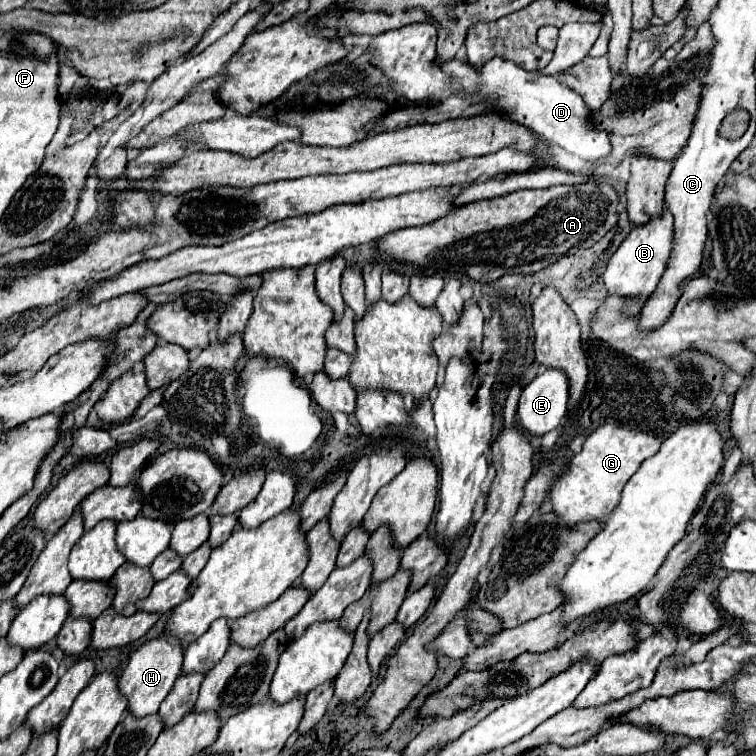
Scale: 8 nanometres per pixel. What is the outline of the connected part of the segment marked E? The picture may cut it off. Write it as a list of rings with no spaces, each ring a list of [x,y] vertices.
[[[547,368],[543,374],[539,374],[531,384],[527,384],[519,398],[519,424],[523,430],[543,436],[545,432],[557,428],[563,418],[569,414],[569,378],[559,368]]]

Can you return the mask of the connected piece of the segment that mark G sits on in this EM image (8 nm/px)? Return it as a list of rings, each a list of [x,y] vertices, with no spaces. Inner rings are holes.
[[[603,424],[599,426],[583,444],[583,450],[571,458],[565,472],[553,484],[549,498],[553,502],[553,512],[561,514],[567,524],[577,524],[581,520],[607,520],[617,508],[623,486],[637,472],[643,460],[657,454],[663,444],[663,436],[643,430],[631,430],[623,426]]]

